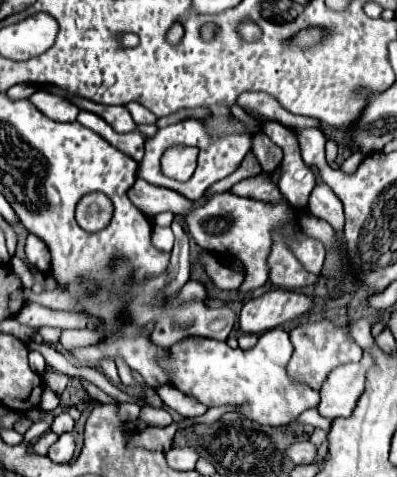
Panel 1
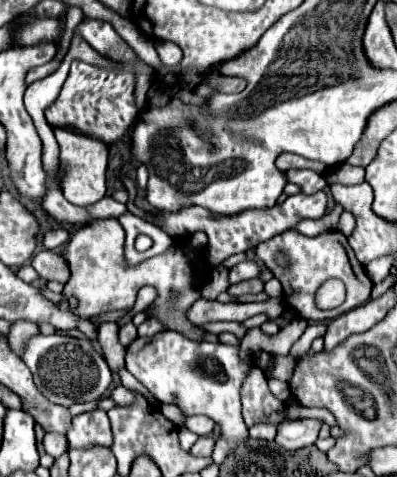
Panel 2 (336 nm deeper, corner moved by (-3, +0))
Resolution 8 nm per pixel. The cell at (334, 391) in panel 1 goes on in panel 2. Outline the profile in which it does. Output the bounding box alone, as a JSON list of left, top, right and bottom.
[276,420,320,450]

